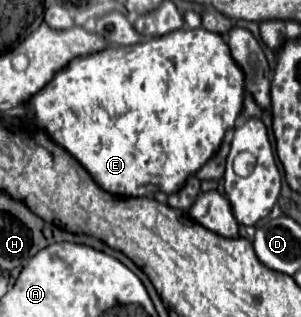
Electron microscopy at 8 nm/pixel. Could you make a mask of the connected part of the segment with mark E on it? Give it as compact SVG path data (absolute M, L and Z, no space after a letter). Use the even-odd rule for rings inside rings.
M198 27L198 29L186 29L186 31L178 29L164 37L152 37L152 39L146 39L144 43L136 43L130 47L108 47L88 57L76 57L74 61L68 63L68 67L58 71L56 77L40 93L32 97L32 101L28 103L28 109L30 109L28 125L42 127L58 145L62 145L70 155L74 155L82 163L82 167L94 177L94 181L102 189L116 195L150 197L156 191L164 191L166 195L180 191L186 185L188 177L194 175L218 151L224 139L224 133L234 127L236 117L242 113L242 107L244 107L244 71L232 59L230 49L222 35L206 31L204 27Z

